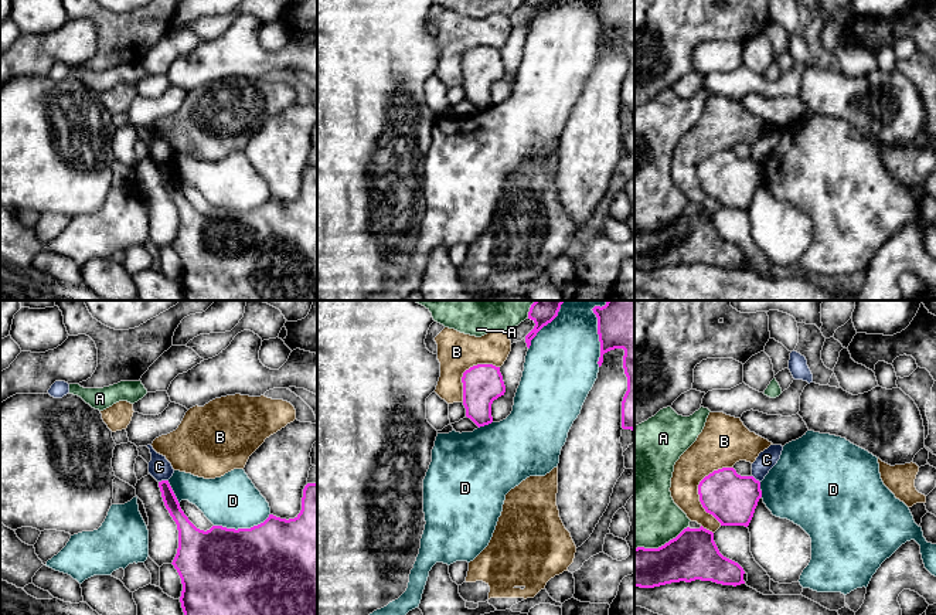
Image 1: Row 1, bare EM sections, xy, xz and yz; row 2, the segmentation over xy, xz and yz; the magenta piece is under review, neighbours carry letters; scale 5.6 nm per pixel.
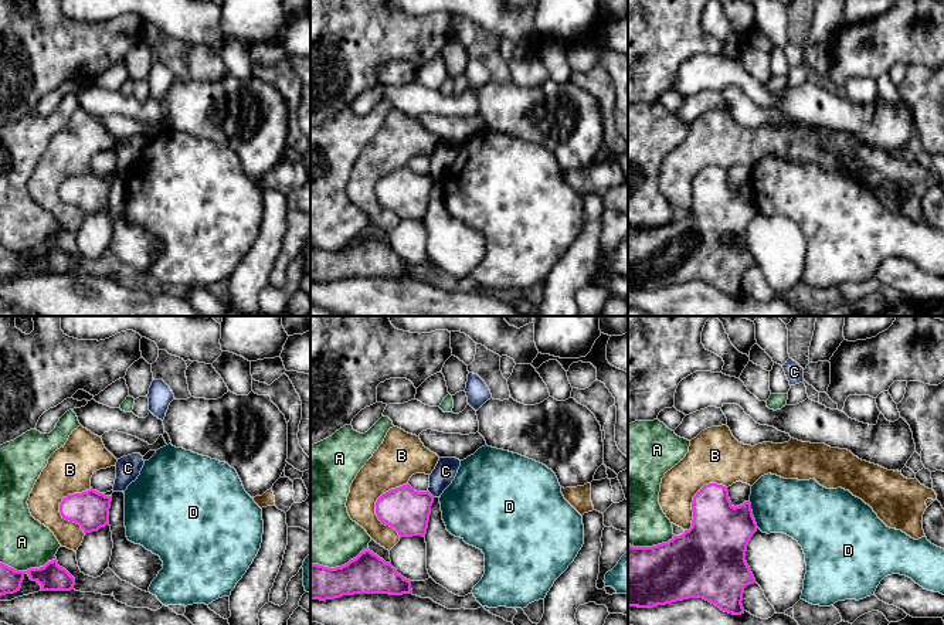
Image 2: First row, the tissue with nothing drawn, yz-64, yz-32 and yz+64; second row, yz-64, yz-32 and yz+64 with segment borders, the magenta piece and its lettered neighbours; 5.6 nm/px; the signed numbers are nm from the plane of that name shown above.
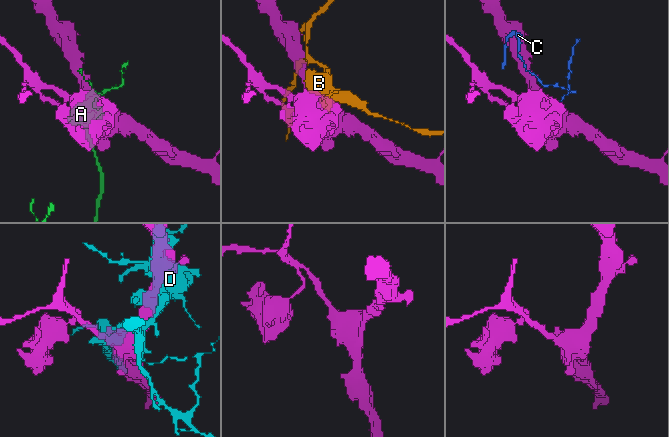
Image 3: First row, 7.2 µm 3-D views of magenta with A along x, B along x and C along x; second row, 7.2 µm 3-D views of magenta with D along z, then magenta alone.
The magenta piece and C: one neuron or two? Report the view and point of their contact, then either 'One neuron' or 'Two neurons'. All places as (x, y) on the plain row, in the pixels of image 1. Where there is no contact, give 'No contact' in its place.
Touches magenta at xy (163, 163). Two neurons

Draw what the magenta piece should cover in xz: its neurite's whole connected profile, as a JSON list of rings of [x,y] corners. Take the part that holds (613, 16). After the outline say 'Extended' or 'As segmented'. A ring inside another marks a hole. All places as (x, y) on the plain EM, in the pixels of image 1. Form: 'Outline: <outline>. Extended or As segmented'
Outline: [[[598,0],[600,24],[599,50],[603,37],[623,31],[623,51],[627,60],[627,74],[622,84],[622,111],[634,113],[634,0]]]. As segmented

